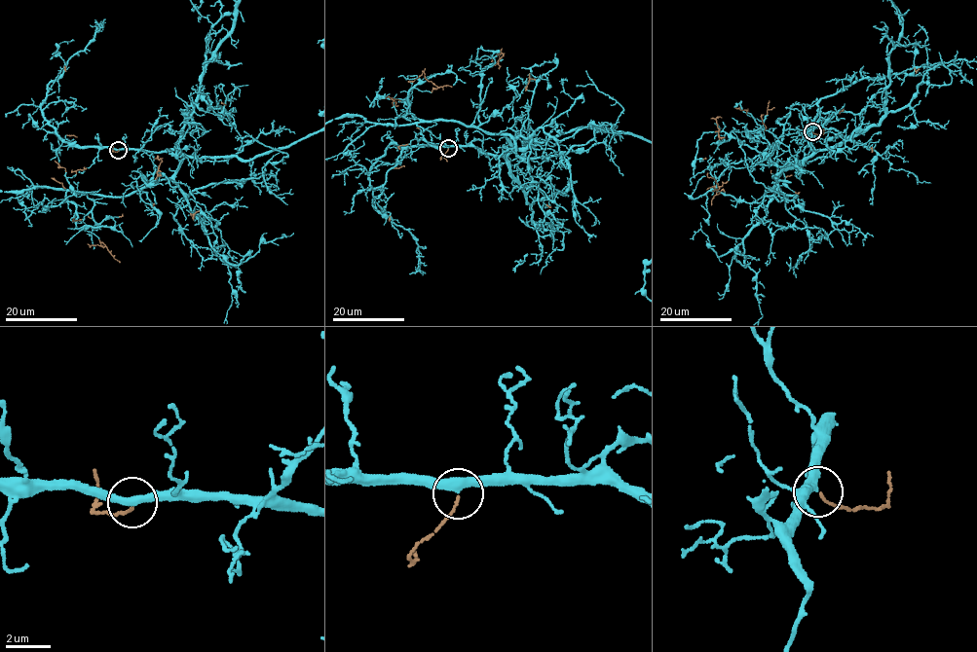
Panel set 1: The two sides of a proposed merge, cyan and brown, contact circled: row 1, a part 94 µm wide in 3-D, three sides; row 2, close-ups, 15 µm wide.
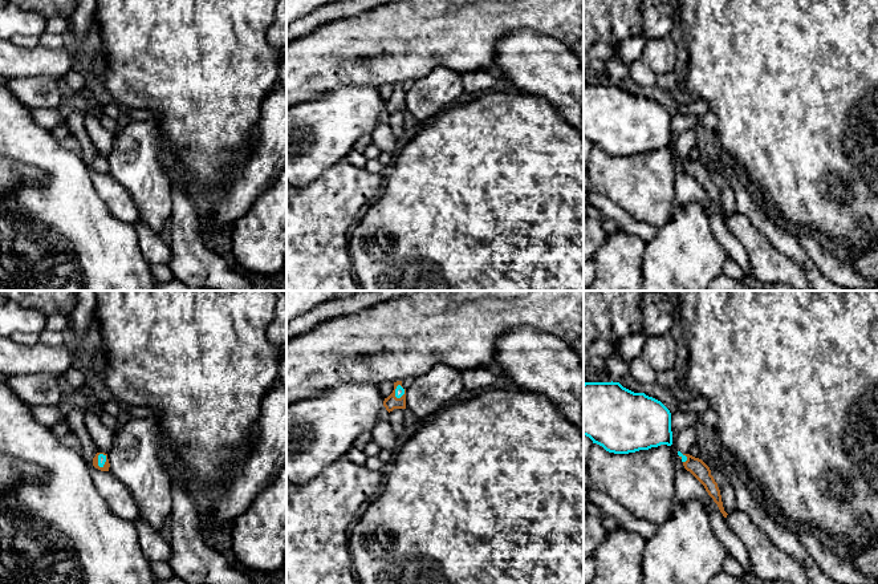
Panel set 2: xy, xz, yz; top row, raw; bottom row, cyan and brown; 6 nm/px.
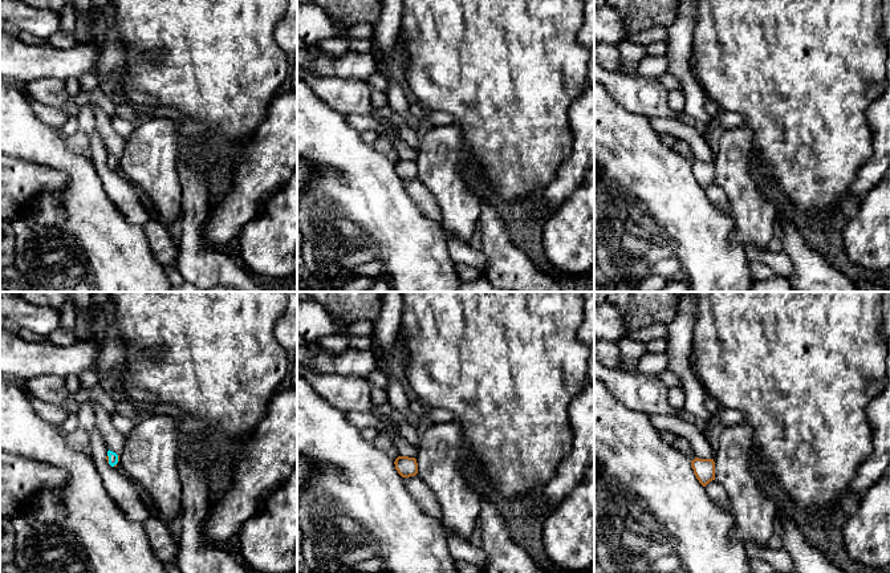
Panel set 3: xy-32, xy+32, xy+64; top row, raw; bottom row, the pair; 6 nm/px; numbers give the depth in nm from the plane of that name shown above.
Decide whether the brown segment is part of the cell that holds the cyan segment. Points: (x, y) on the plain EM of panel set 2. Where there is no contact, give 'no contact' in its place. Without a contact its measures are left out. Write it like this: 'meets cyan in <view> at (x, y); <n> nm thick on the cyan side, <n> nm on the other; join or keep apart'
meets cyan in xy at (98, 162); 50 nm thick on the cyan side, 40 nm on the other; keep apart

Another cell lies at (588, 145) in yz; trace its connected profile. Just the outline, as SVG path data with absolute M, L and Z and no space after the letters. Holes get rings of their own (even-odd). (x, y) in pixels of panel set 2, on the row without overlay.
M584 138L584 190L589 190L590 184L588 163L590 161L590 151L593 147L593 143L589 139Z

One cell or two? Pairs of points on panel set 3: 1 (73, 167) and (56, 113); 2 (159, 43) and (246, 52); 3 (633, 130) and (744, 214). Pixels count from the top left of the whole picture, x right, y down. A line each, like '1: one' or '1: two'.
1: two
2: one
3: two

